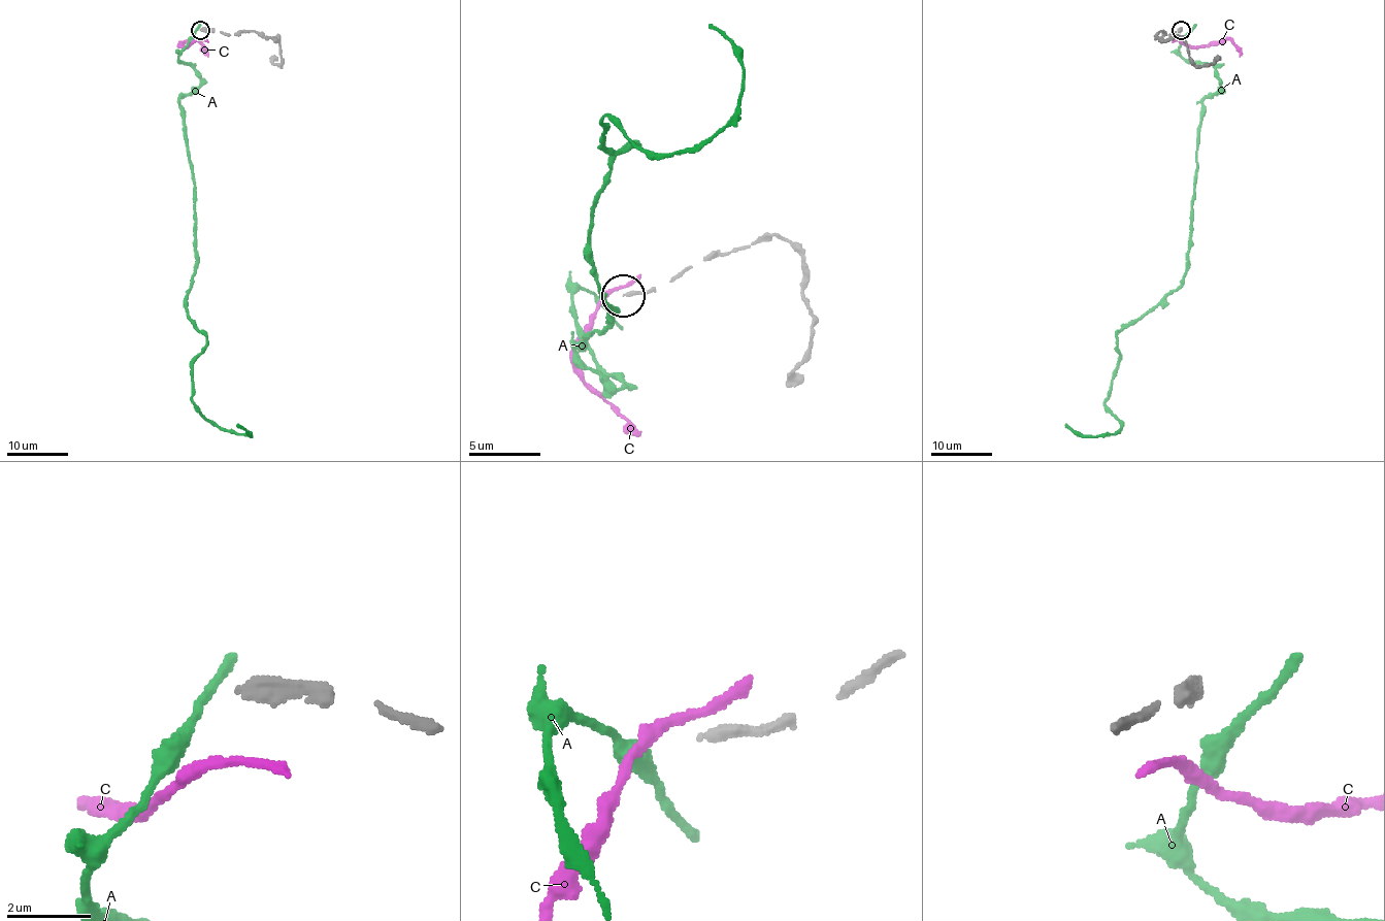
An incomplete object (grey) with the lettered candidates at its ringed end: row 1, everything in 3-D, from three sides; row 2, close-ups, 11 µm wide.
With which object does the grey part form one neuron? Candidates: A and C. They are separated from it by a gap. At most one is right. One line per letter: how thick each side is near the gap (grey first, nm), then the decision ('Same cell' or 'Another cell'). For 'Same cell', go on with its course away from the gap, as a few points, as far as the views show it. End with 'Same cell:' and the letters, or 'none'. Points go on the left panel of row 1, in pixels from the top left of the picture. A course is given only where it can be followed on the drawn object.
A: Thickness 360 nm (grey) against 260 nm. Another cell
C: Thickness 360 nm (grey) against 240 nm. Another cell
Same cell: none

